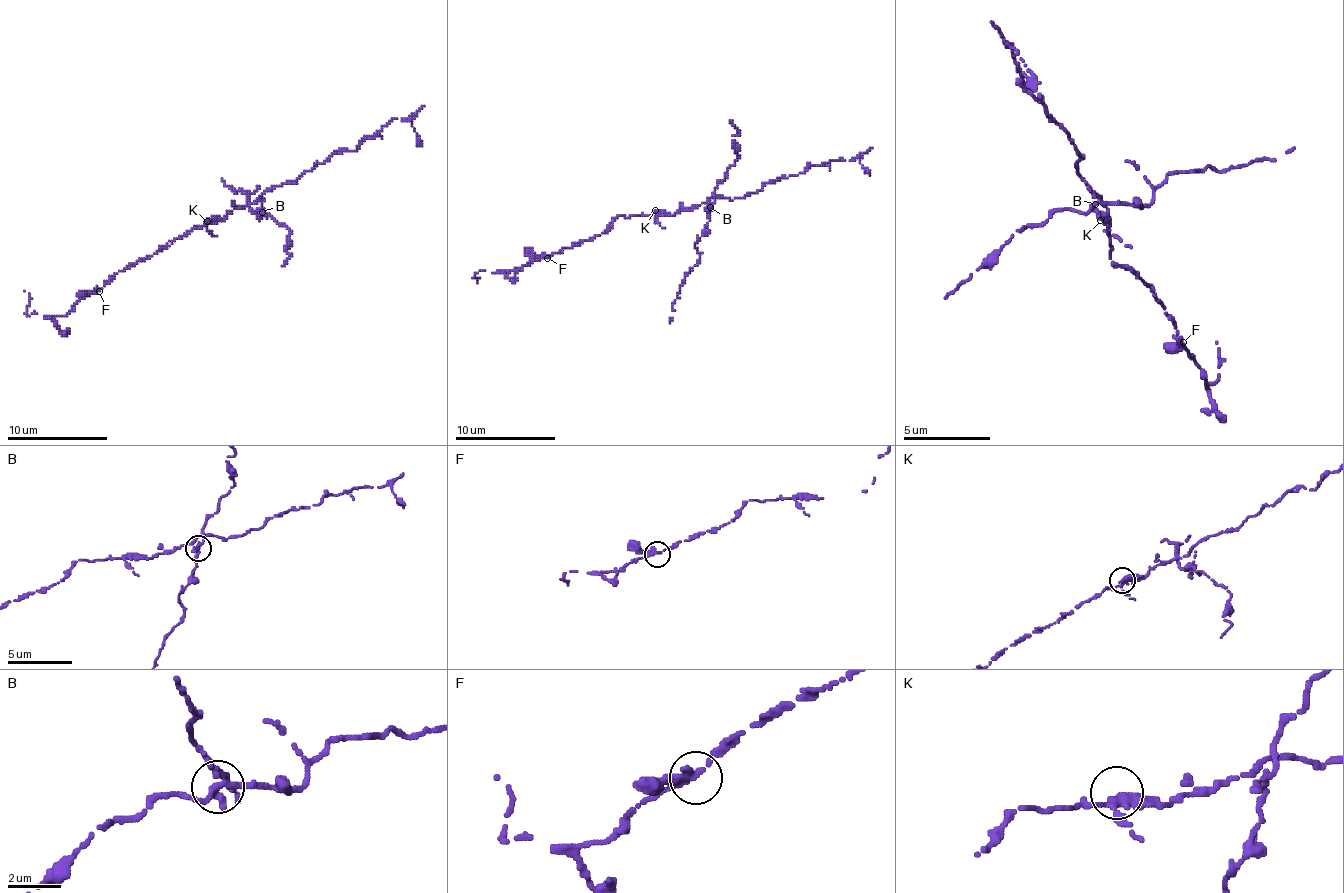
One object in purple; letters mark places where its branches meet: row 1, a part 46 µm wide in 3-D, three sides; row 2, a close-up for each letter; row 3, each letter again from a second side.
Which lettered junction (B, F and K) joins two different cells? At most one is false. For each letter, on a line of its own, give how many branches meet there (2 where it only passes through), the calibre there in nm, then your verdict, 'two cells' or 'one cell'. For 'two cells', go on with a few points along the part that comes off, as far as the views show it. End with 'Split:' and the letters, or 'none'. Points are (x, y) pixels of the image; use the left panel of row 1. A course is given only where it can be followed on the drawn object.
B: 3 | 240 nm | two cells | (262, 211), (252, 211), (247, 196), (252, 193), (234, 191), (224, 186), (222, 178)
F: 3 | 260 nm | one cell
K: 3 | 280 nm | one cell
Split: B

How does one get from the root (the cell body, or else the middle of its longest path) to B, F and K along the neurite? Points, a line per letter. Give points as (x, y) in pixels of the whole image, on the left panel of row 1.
B: (219, 221), (234, 208), (244, 208), (254, 201), (262, 203), (262, 211)
F: (219, 221), (194, 226), (169, 246), (162, 246), (152, 256), (129, 263), (99, 291)
K: (219, 221), (207, 221)

